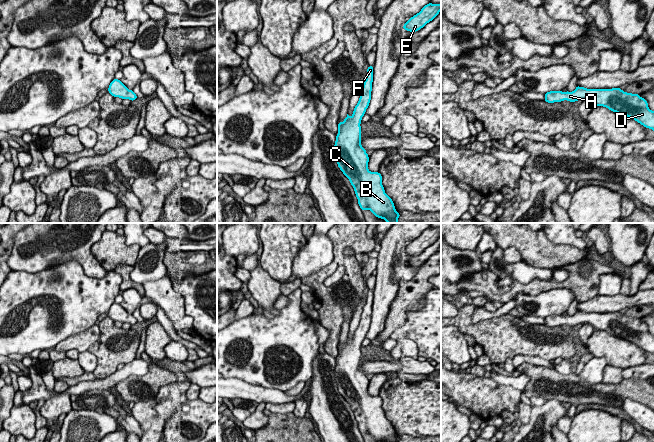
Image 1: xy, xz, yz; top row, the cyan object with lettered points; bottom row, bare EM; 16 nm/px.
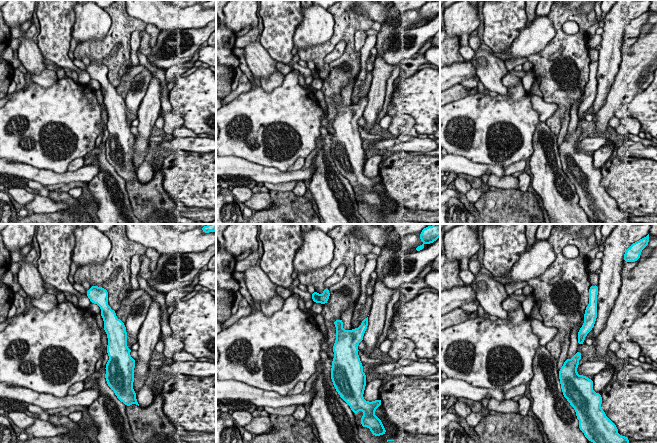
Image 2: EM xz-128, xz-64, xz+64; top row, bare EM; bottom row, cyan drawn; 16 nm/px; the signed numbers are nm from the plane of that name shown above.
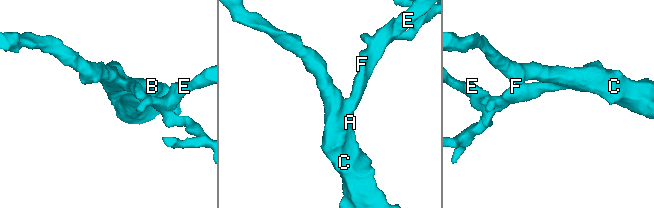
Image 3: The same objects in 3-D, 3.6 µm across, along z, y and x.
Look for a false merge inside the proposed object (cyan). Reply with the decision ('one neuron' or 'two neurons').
one neuron

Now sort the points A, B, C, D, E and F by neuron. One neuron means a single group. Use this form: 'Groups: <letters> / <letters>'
Groups: A B C D E F

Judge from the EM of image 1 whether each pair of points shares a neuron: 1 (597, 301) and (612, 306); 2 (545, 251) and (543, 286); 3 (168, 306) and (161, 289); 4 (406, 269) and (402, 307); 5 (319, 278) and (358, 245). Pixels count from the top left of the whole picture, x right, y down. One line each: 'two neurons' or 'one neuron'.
1: one neuron
2: two neurons
3: one neuron
4: two neurons
5: one neuron

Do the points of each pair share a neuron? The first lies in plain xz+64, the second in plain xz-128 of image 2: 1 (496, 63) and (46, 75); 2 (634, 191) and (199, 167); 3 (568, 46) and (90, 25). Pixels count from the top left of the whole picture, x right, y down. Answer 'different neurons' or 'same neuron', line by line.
1: different neurons
2: same neuron
3: different neurons

